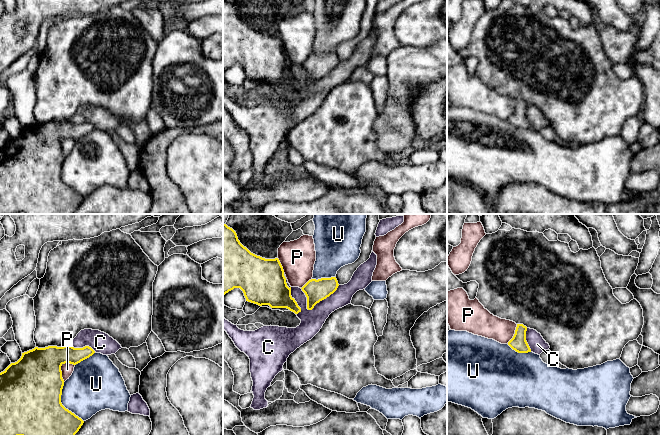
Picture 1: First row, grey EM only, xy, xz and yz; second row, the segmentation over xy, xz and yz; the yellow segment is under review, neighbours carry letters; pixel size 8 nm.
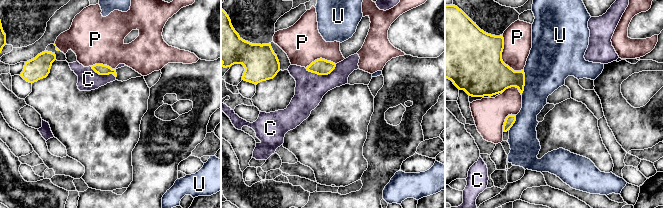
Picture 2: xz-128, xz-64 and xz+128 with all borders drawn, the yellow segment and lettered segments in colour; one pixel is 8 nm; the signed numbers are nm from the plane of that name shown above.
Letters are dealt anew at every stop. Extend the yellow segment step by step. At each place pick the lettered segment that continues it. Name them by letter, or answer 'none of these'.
none of these

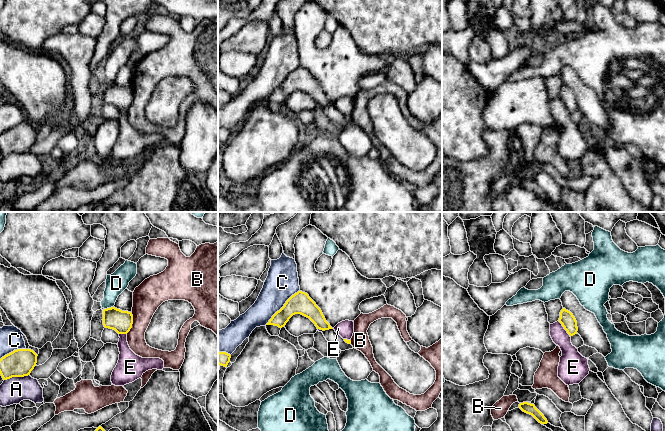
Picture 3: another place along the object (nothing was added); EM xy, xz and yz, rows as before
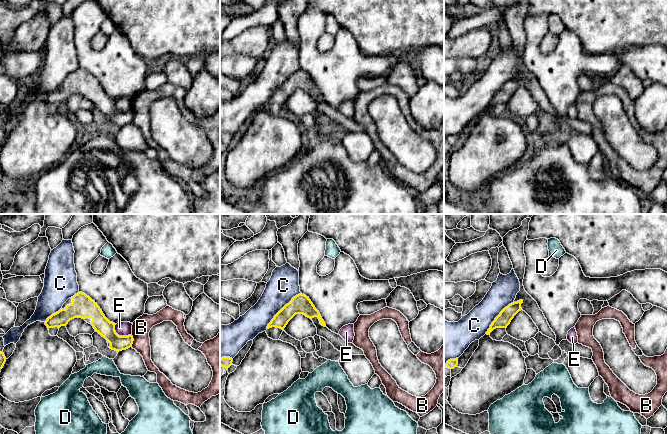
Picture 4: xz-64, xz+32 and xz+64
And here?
none of these

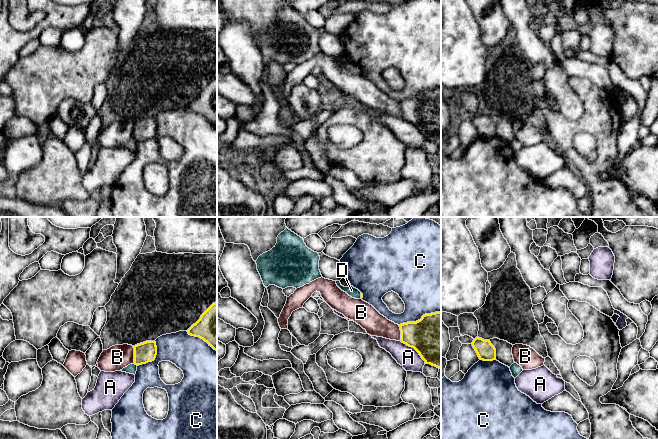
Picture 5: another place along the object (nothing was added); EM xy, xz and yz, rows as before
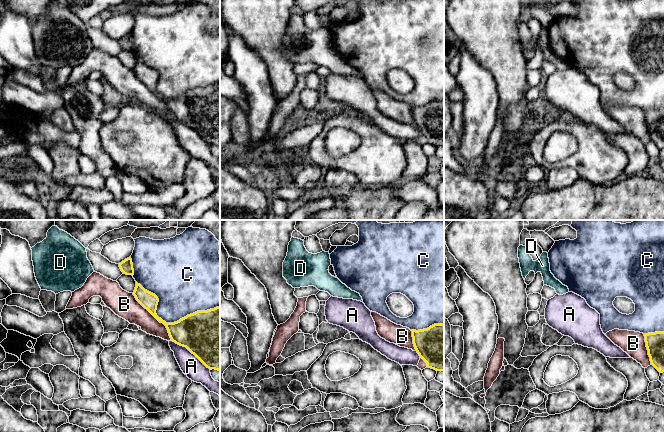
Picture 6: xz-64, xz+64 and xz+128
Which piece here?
none of these

